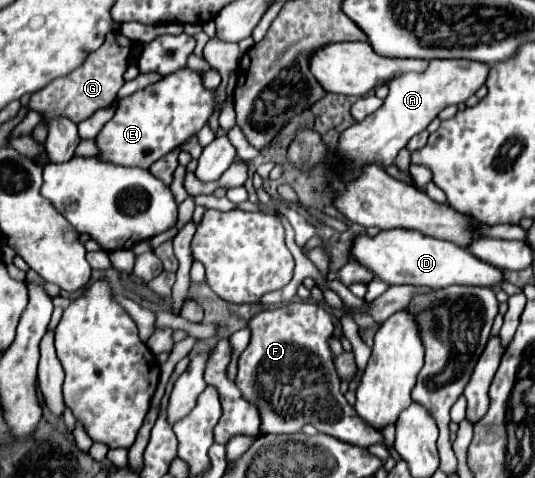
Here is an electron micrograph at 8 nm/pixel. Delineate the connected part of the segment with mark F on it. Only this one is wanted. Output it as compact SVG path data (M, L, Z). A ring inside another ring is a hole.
M293 301L285 307L265 309L247 323L251 341L239 357L235 385L253 403L261 417L261 433L291 435L301 433L303 425L313 425L339 441L369 447L383 443L383 435L369 429L339 391L341 379L335 371L329 339L333 317L311 301Z

